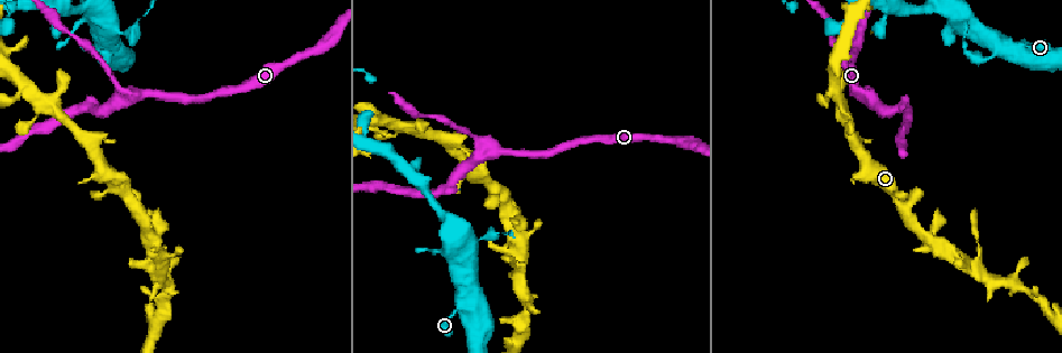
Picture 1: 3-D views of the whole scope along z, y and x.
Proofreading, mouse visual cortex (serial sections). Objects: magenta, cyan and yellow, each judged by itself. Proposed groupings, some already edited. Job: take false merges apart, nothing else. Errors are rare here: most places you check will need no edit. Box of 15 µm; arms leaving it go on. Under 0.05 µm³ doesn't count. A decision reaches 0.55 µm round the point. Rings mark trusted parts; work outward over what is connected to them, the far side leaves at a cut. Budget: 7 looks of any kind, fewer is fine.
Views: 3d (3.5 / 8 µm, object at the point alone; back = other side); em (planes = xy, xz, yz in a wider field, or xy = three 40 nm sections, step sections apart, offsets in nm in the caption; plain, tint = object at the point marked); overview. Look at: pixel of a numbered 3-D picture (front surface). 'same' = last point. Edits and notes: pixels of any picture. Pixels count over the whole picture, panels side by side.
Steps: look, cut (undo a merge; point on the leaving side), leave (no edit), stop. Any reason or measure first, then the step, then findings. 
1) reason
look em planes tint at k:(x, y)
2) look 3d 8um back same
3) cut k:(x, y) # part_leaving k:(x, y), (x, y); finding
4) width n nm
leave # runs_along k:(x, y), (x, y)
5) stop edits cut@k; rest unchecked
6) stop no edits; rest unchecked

small branch off a trunk
look 3d 3.5um at 1:(980, 261)

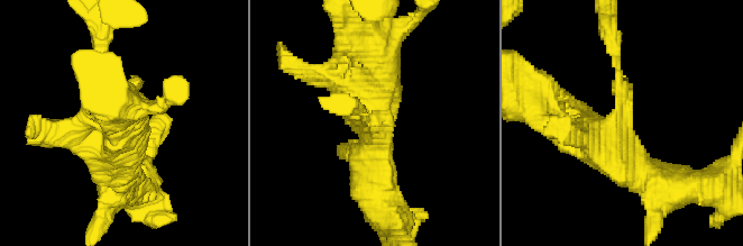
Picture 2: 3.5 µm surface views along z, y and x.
arms 4; arm_widths 200, 250, 450, 600 nm; need the tissue
look em xy step 5 plain at 2:(623, 125)

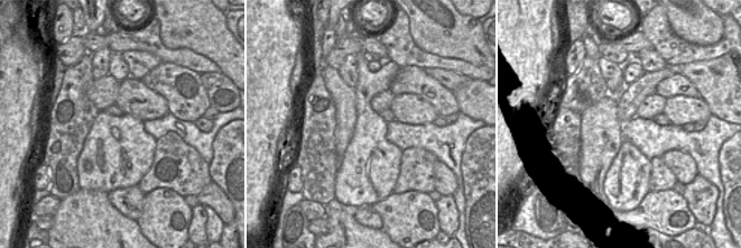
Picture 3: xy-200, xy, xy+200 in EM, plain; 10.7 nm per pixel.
look em xy step 5 tint same

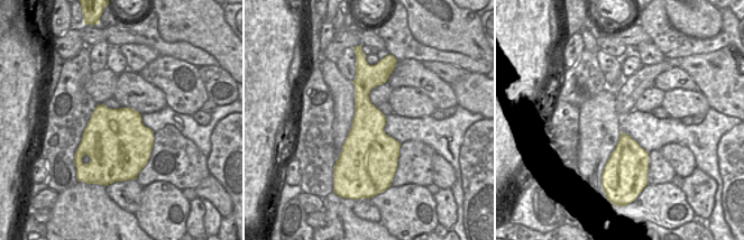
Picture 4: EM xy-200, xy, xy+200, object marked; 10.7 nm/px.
leave # runs_along 2:(550, 106), (668, 188); all the same cell

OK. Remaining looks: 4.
arms part here
look 3d 3.5um at 1:(498, 152)

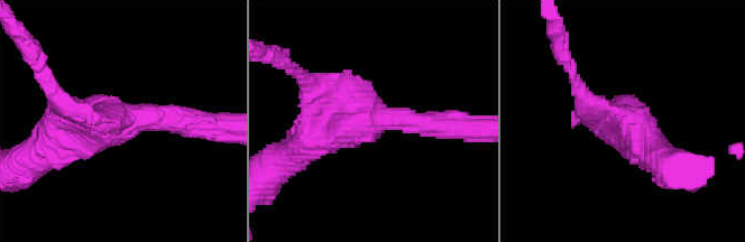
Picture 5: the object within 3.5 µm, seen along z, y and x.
arms 3; arm_widths 300, 300, 500 nm
look em planes tint at 5:(374, 119)

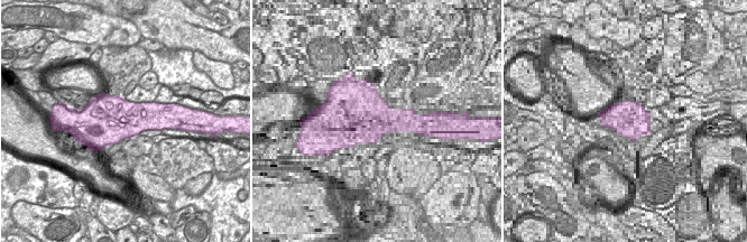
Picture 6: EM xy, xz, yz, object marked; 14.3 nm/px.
leave # all the same cell

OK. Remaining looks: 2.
four arms meet
look 3d 3.5um at 1:(844, 101)

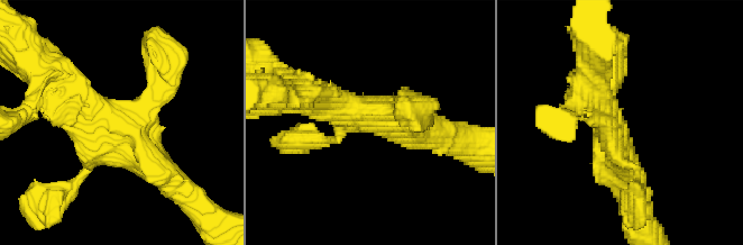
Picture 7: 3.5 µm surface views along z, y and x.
arms 4; arm_widths 150, 250, 400, 450 nm
look em xy step 3 tint at 7:(127, 133)

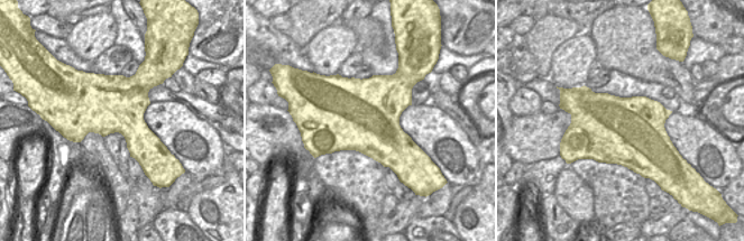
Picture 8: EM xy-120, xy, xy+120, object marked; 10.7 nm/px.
leave # runs_along 7:(177, 187), (122, 128), (63, 98); one cell here

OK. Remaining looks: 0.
stop no edits; rest unchecked

